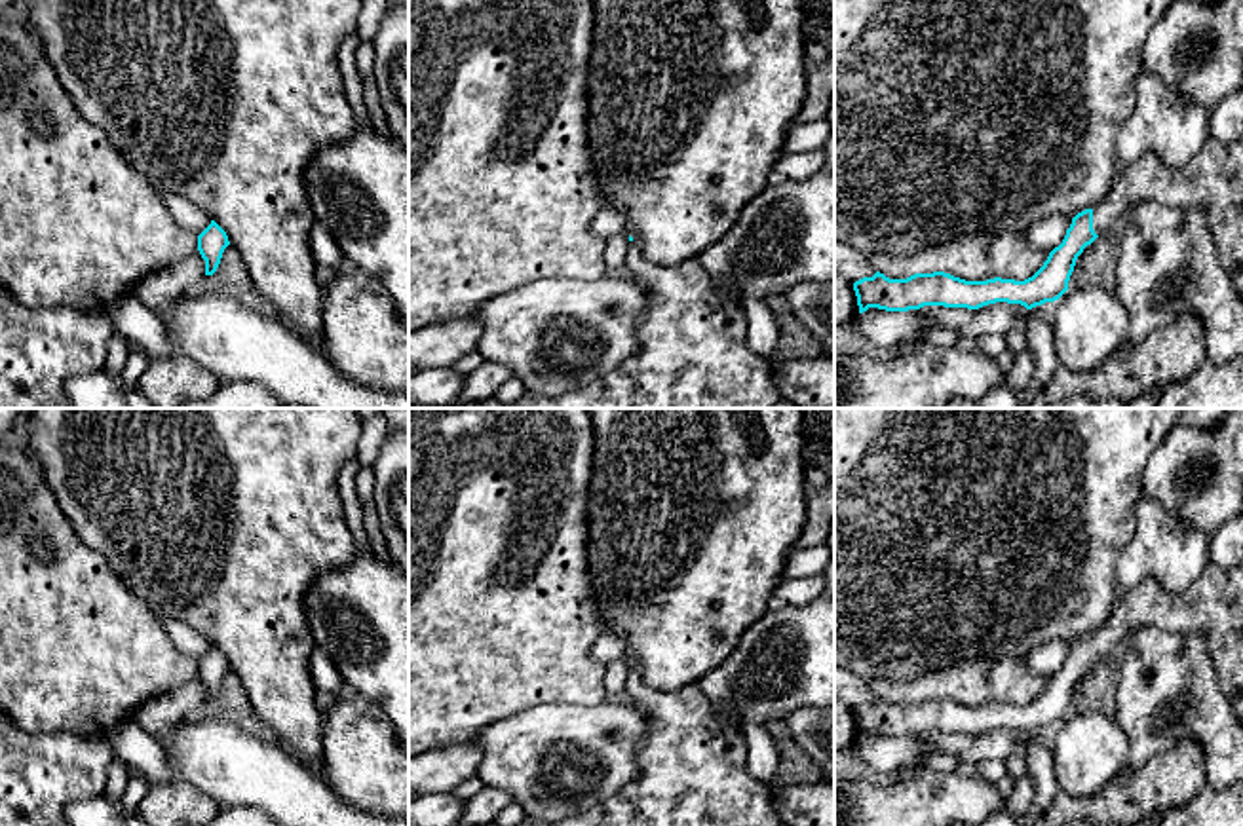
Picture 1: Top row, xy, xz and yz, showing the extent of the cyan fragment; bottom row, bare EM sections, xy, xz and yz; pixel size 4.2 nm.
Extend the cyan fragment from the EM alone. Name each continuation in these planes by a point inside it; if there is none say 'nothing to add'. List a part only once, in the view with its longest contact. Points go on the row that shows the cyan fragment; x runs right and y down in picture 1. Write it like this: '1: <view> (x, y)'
1: yz (1213, 179)

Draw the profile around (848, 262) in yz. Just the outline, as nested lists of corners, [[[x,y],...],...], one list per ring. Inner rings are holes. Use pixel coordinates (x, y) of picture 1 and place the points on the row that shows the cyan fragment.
[[[834,239],[834,272],[855,283],[863,277],[872,277],[878,270],[851,245]]]

